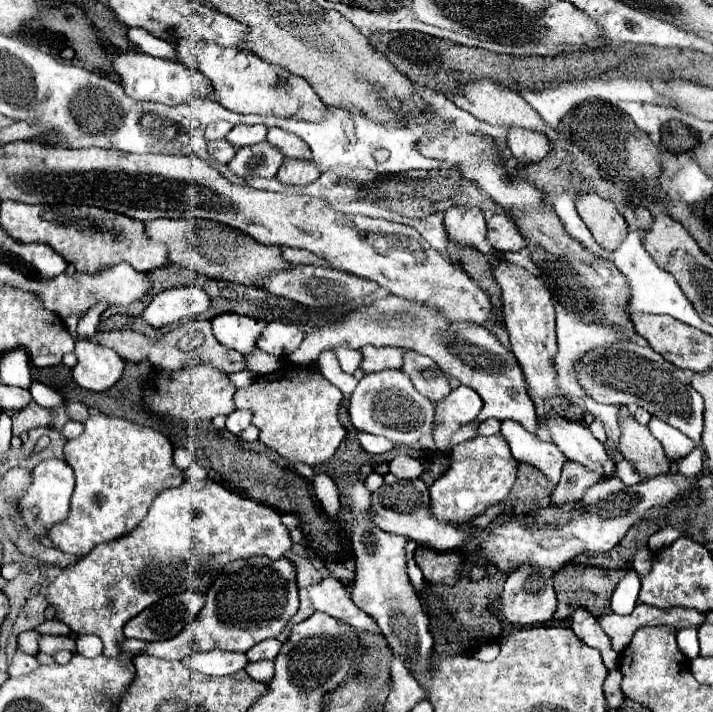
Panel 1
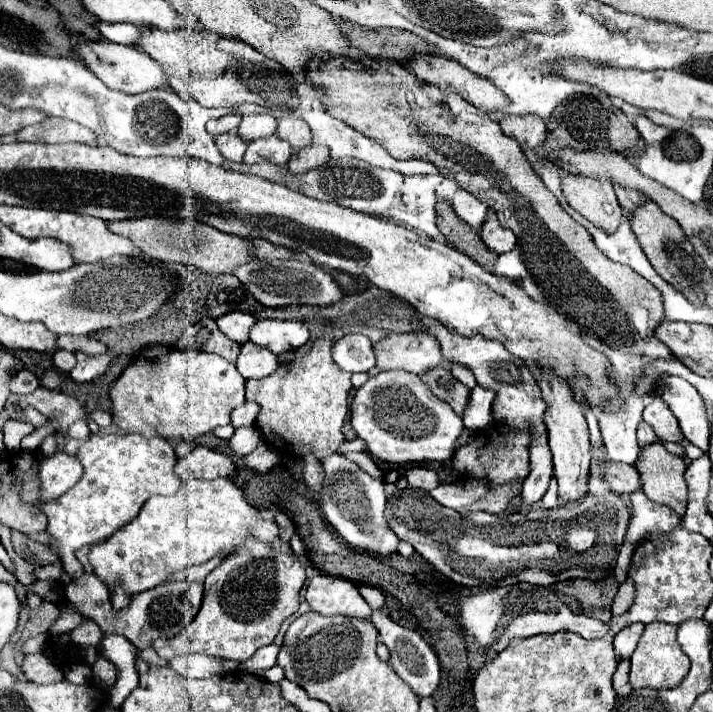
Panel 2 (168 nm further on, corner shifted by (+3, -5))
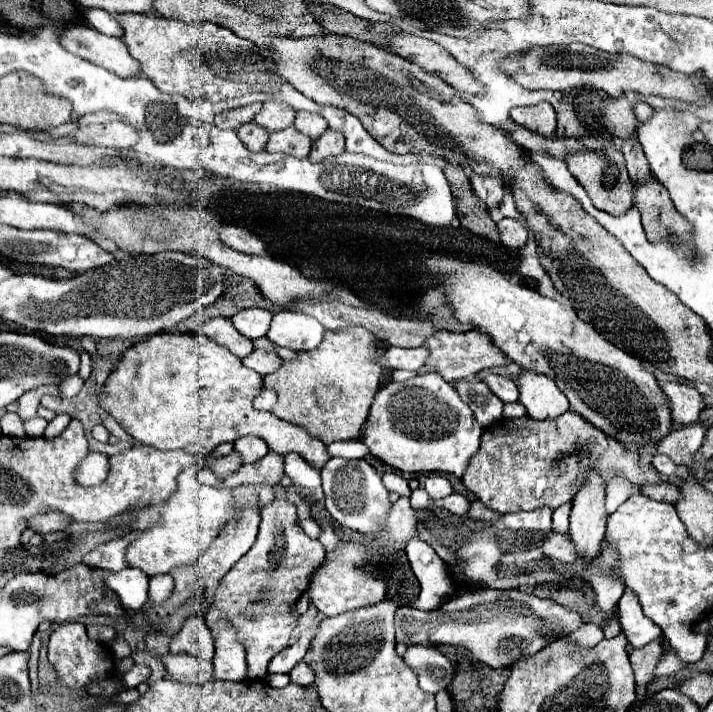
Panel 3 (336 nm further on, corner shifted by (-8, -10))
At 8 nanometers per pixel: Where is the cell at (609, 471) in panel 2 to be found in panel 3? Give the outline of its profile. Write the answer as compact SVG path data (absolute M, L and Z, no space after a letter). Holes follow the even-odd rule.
M660 484L660 486L644 486L644 492L648 498L654 498L658 502L670 502L676 504L680 500L680 490L674 484Z

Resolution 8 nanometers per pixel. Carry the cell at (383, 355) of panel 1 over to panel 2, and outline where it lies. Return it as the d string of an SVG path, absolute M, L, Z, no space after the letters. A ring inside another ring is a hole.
M389 333L375 343L377 369L403 369L409 373L421 373L425 369L443 365L439 343L427 333Z

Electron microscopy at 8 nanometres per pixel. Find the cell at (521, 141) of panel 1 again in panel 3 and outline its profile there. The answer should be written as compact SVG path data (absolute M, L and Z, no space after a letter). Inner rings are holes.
M540 102L526 108L512 108L510 118L542 136L554 136L556 132L556 112L548 102Z

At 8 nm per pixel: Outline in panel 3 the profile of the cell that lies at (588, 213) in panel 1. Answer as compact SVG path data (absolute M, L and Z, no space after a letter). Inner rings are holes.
M608 144L600 150L586 148L582 152L574 152L566 158L566 164L568 164L568 170L572 172L572 176L584 186L584 190L588 192L588 196L596 208L606 210L612 216L622 216L634 204L634 184L628 176L624 156L612 144Z

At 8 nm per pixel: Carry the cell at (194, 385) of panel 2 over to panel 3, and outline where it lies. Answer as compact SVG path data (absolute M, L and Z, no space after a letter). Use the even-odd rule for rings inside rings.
M162 332L148 336L132 344L116 364L116 370L110 372L100 392L100 406L116 418L116 422L142 444L154 446L158 450L184 450L198 456L208 456L218 444L234 442L240 436L258 436L270 450L276 454L296 452L306 458L316 468L322 468L328 462L326 446L318 438L310 436L300 426L276 418L272 412L258 412L252 406L254 396L262 388L262 378L254 370L248 370L240 358L236 358L228 348L216 344L206 334L180 334L180 332Z

